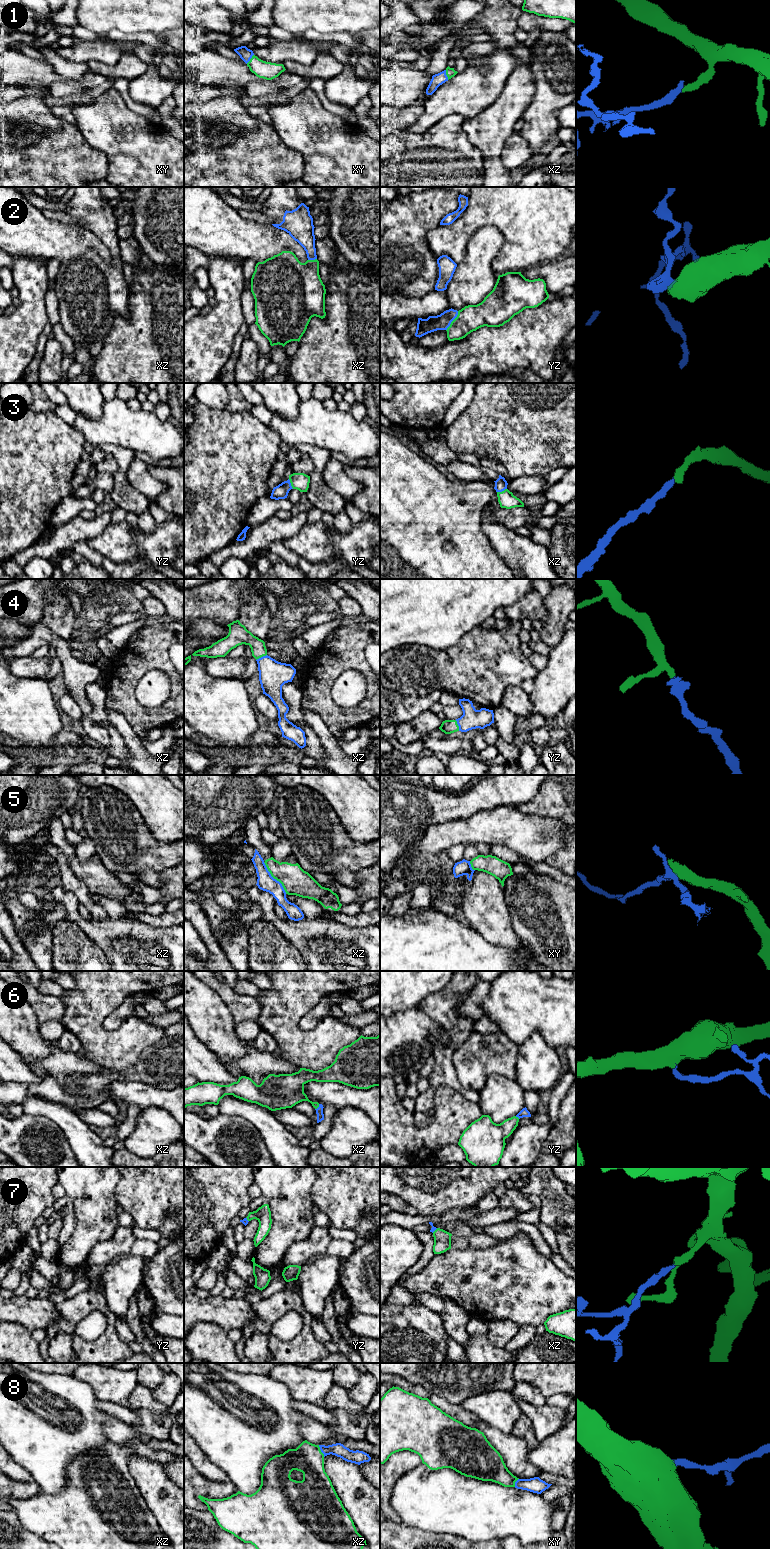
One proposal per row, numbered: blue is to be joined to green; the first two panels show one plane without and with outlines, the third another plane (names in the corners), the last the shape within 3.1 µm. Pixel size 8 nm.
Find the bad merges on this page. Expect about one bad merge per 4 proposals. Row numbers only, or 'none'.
5

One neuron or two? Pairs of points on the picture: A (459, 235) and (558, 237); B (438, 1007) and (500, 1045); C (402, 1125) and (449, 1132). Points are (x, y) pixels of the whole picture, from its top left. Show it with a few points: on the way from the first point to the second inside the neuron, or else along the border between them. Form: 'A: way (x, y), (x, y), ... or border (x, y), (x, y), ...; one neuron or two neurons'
A: way (484, 217), (531, 217), (533, 219); one neuron
B: border (473, 1031), (457, 1048); two neurons
C: way (414, 1133), (437, 1133); one neuron

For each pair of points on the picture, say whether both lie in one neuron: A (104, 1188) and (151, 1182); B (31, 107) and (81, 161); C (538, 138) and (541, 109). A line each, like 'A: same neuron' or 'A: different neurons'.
A: different neurons
B: same neuron
C: same neuron

